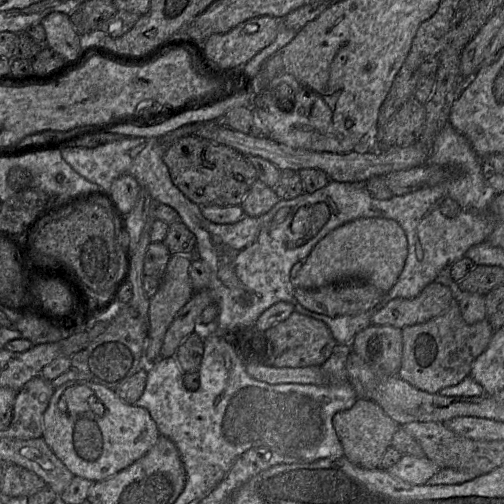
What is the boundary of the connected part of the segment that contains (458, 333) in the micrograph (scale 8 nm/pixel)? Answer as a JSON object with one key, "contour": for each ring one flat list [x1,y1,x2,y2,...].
{"contour":[[454,302,445,313,402,329,403,352,398,375,422,391,439,393,470,375,475,359,486,350,494,332,487,319,475,324,466,323,458,303]]}

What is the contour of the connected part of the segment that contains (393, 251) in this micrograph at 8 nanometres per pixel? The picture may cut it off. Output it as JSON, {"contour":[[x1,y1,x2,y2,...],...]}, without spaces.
{"contour":[[359,218,334,229,314,246,293,278,293,286,313,289,342,281,364,280,388,292,401,275,407,256,407,237,395,220]]}

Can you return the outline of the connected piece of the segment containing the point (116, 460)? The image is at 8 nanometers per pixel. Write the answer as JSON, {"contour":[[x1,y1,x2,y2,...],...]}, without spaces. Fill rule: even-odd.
{"contour":[[88,380,66,382,56,388,43,414,42,438,47,445,74,476,82,477,92,482,108,479,133,464,156,444,159,437,160,432,157,424,147,409,136,406,135,404,127,404,114,392,114,390],[74,385,86,385,89,387,97,399,103,404,103,413,96,414,93,411,86,411,71,415,60,411,58,402,61,396,67,388]]}

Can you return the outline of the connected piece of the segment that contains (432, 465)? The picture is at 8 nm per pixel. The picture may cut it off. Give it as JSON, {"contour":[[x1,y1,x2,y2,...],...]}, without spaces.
{"contour":[[404,454,387,471,396,478,412,484,426,484,440,467,427,456]]}

